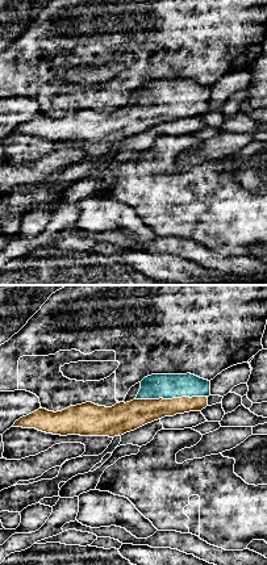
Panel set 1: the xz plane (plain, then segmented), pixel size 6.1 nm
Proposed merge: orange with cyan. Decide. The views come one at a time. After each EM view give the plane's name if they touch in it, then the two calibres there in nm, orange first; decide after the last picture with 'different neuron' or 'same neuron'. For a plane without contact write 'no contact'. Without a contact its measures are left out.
xz | 170/160 nm

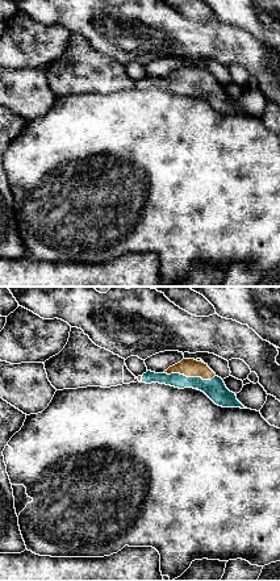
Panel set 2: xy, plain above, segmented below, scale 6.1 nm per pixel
xy | 110/130 nm

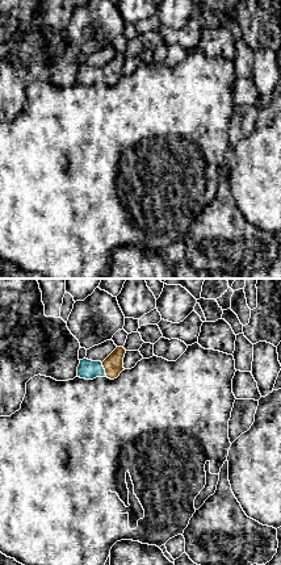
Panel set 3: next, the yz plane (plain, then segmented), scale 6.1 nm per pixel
yz | 120/120 nm

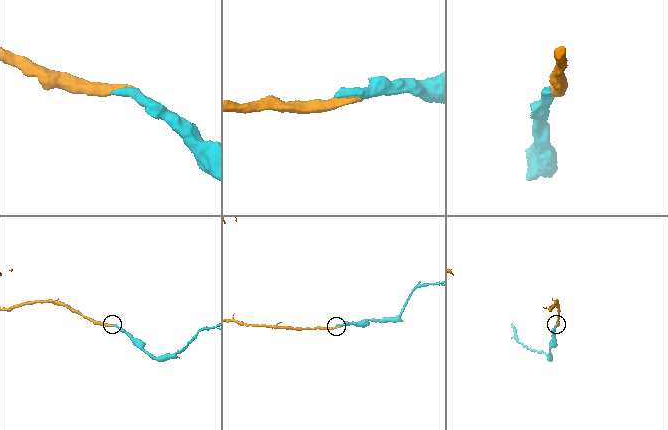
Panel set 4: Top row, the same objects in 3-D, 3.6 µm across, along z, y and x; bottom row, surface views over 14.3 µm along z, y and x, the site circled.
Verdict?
same neuron

